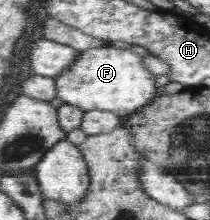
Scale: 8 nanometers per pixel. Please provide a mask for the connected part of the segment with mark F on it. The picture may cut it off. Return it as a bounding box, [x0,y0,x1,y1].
[58,46,162,116]

